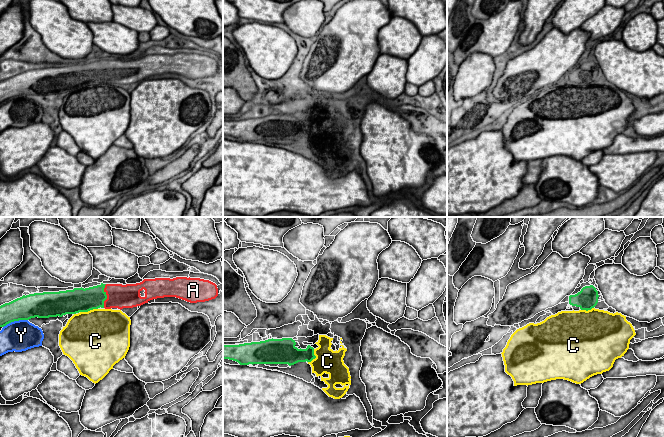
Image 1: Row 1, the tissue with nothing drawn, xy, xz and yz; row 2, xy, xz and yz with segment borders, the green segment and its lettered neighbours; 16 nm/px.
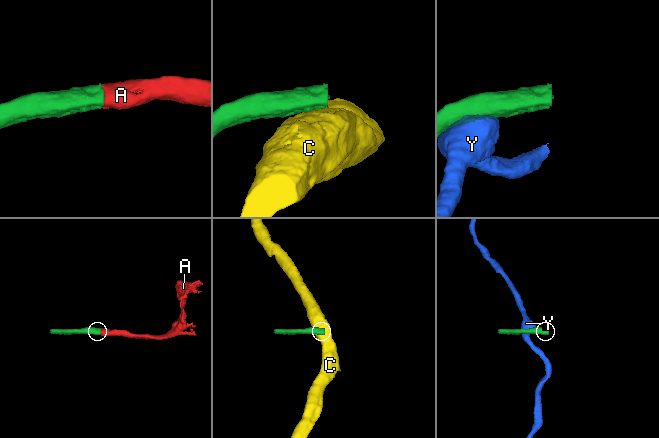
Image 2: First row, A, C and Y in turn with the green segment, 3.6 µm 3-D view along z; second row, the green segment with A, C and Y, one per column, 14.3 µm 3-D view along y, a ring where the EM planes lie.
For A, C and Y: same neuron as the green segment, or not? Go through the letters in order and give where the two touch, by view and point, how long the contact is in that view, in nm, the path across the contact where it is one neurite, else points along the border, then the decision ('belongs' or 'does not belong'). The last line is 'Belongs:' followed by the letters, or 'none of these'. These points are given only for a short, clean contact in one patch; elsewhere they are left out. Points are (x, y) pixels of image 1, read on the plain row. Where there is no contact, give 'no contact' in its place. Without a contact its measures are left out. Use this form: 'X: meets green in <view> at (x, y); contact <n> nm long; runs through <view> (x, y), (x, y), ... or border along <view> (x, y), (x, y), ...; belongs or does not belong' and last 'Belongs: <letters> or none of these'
A: meets green in xy at (106, 72); contact 380 nm long; runs through xy (91, 74), (93, 72), (106, 72), (119, 72); belongs
C: meets green in xy at (88, 86); contact 300 nm long; border along xy (97, 84), (80, 88); does not belong
Y: meets green in xy at (15, 96); contact 420 nm long; border along xy (27, 95), (14, 96), (3, 103); does not belong
Belongs: A

